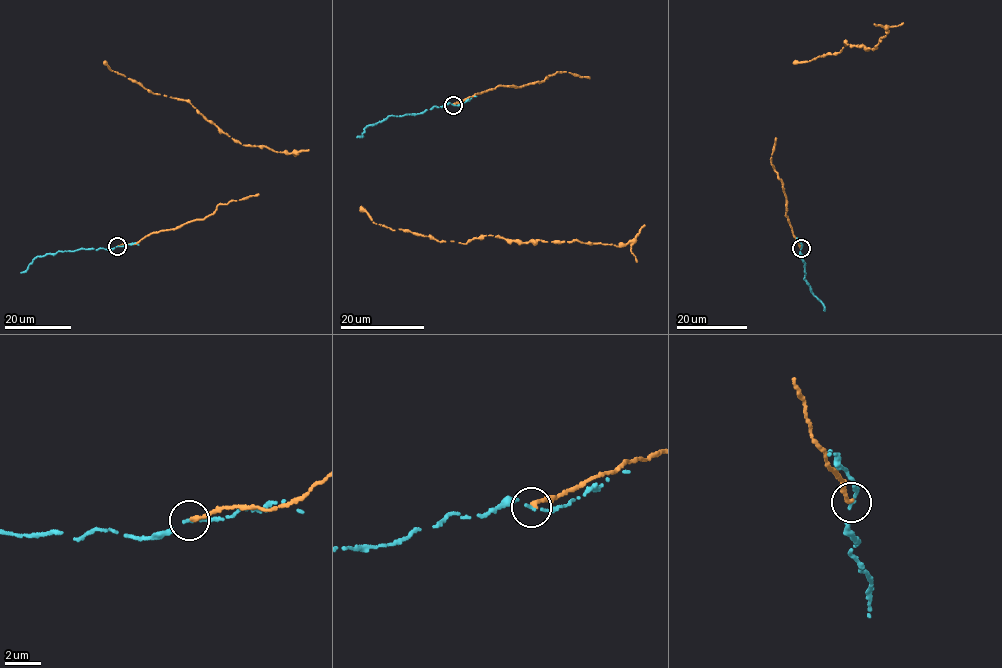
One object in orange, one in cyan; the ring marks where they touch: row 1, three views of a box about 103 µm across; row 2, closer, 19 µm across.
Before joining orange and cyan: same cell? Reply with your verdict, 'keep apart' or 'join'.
keep apart

